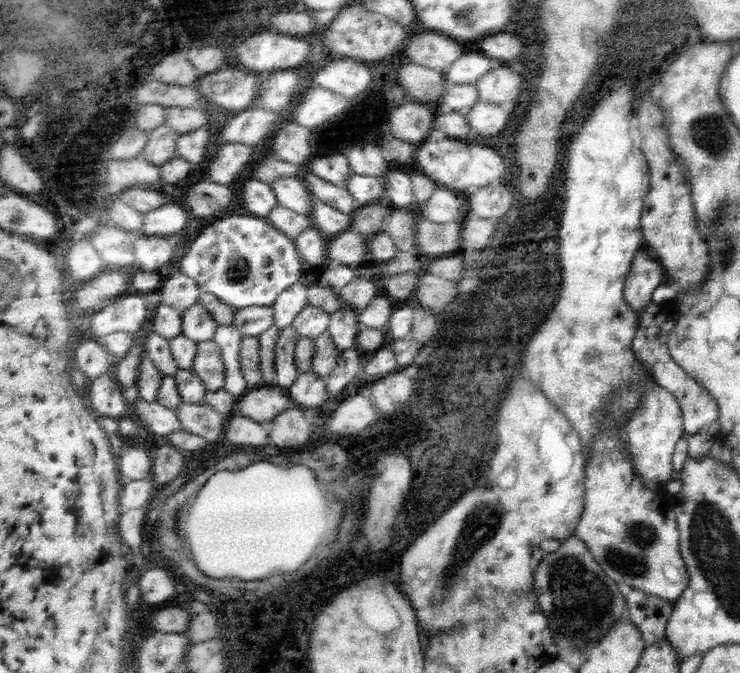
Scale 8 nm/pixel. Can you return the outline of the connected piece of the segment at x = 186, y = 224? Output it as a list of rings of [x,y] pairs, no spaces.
[[[182,202],[178,204],[165,203],[156,208],[156,210],[144,213],[144,222],[140,234],[146,236],[156,234],[156,237],[166,236],[166,234],[176,234],[176,232],[180,232],[180,230],[184,230],[184,228],[188,230],[188,228],[190,228],[190,222],[194,222],[194,218],[187,211]]]

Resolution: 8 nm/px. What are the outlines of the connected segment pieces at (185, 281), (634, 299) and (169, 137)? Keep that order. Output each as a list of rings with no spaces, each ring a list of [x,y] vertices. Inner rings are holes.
[[[172,267],[172,276],[161,283],[158,292],[161,304],[171,306],[181,313],[199,302],[201,290],[194,279]]]
[[[638,250],[625,280],[623,298],[637,313],[651,302],[652,292],[667,278],[658,260]]]
[[[166,124],[151,130],[148,132],[149,137],[142,156],[157,167],[166,164],[172,157],[177,156],[176,139],[178,135],[173,128]]]

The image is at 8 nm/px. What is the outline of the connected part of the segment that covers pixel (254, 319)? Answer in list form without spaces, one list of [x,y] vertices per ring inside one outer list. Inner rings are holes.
[[[244,307],[235,309],[234,325],[243,335],[257,337],[274,325],[272,307]]]

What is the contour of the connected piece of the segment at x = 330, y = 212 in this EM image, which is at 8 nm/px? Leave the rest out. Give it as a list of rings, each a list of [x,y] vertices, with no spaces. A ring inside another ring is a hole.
[[[315,198],[312,199],[309,217],[313,227],[321,231],[326,238],[332,238],[342,231],[349,230],[352,221],[350,215]]]

